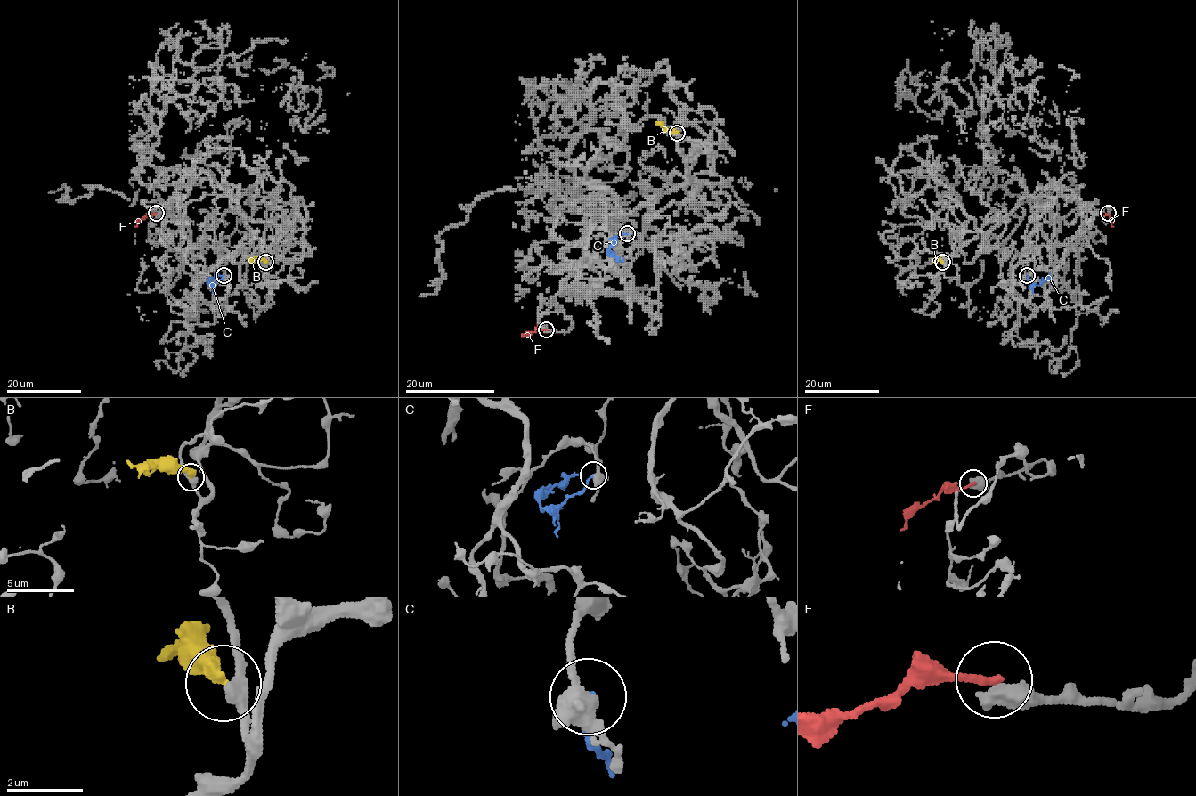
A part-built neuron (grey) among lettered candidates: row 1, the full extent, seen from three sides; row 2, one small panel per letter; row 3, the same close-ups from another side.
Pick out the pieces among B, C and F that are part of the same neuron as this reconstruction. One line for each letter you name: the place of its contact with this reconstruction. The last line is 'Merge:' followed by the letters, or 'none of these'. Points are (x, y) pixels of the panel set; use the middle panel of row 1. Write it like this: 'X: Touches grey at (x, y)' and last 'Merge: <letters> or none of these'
Merge: none of these

